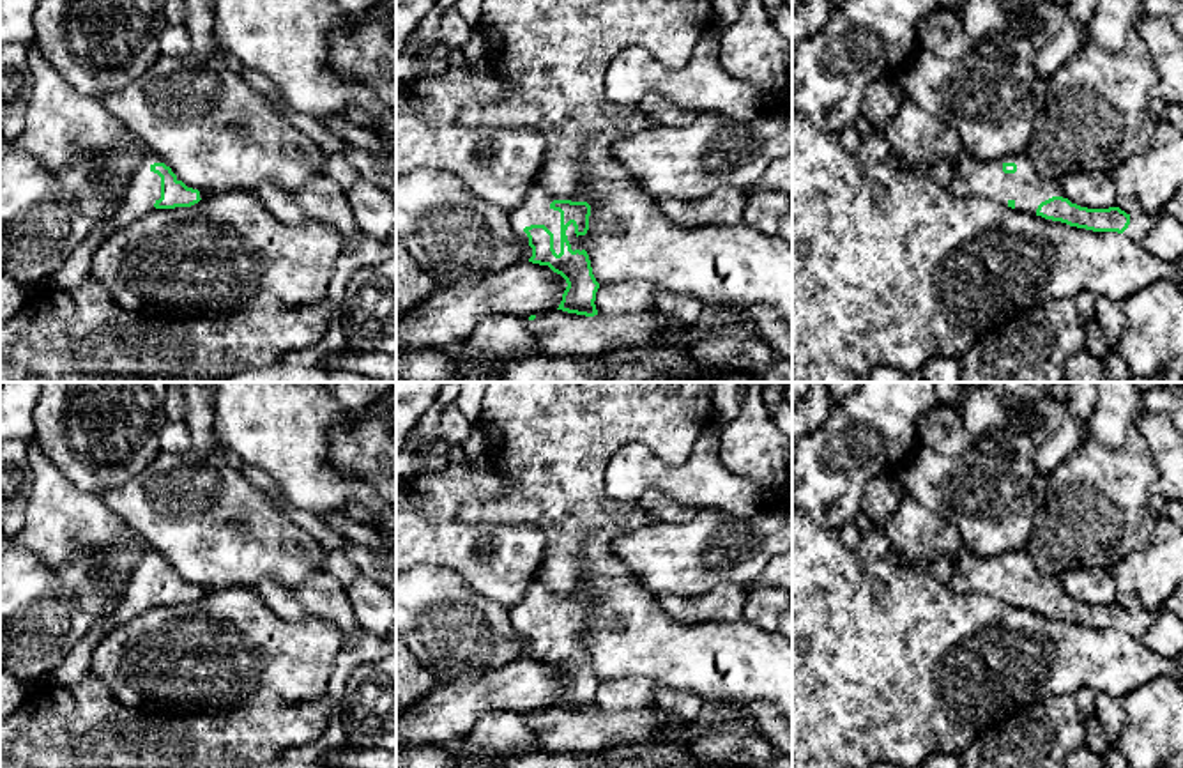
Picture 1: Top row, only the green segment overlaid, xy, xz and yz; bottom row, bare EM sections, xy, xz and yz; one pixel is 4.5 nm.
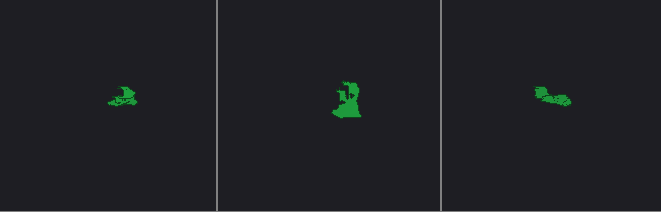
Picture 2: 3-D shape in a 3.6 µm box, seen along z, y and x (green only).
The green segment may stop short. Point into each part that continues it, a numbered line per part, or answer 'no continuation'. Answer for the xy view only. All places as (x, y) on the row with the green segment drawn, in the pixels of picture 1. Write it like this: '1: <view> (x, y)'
1: xy (144, 188)

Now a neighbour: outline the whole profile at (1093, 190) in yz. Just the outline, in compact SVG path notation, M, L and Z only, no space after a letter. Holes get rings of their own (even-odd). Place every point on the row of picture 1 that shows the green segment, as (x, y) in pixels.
M1073 172L1063 175L1057 184L1072 204L1088 209L1116 207L1116 188L1110 173Z

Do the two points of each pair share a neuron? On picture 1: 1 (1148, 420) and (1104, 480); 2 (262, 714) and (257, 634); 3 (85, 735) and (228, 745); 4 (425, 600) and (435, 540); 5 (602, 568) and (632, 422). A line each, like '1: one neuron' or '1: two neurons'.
1: two neurons
2: two neurons
3: one neuron
4: two neurons
5: one neuron

